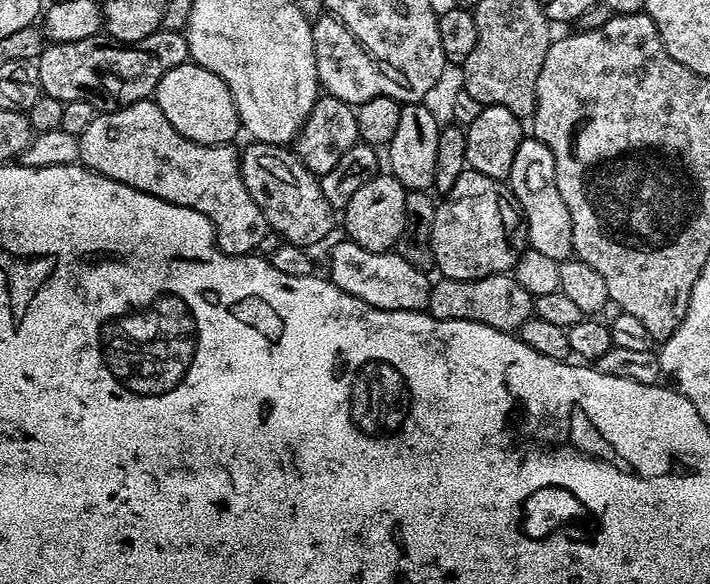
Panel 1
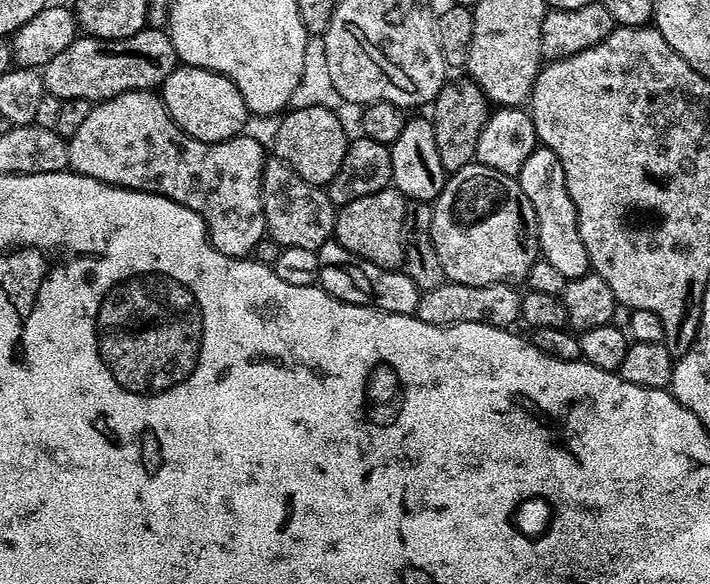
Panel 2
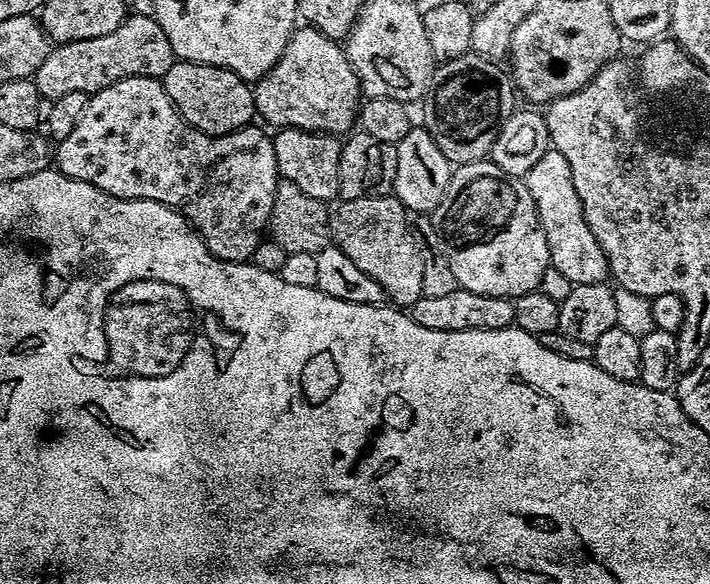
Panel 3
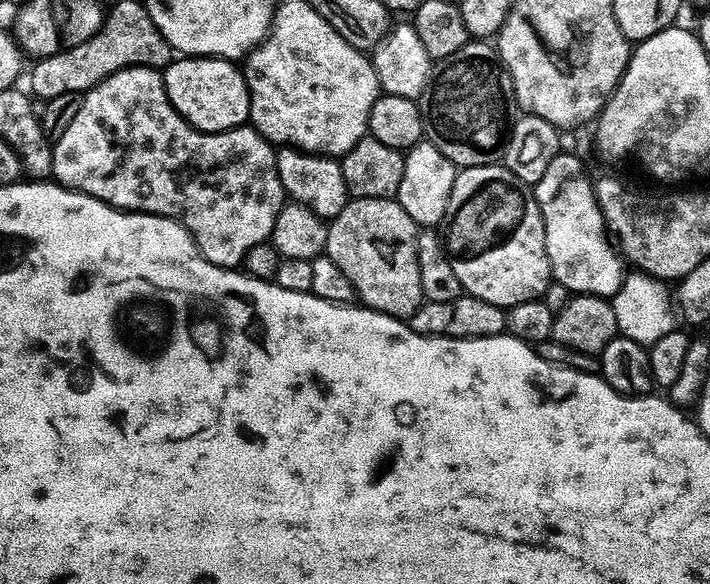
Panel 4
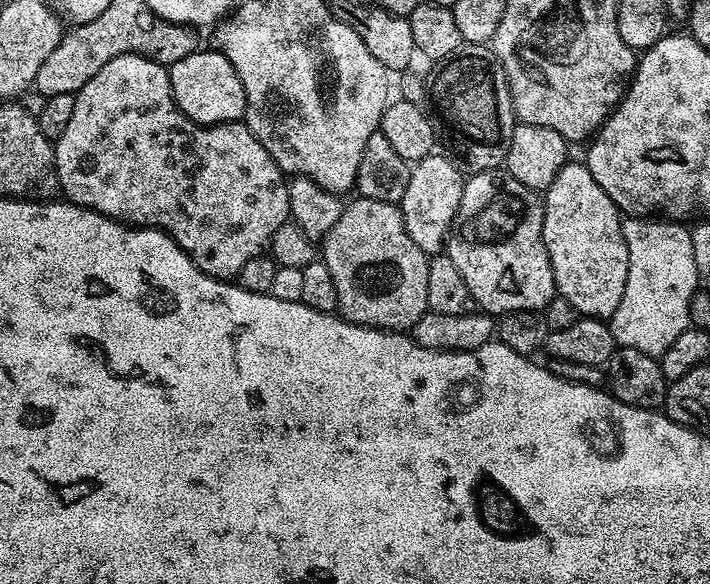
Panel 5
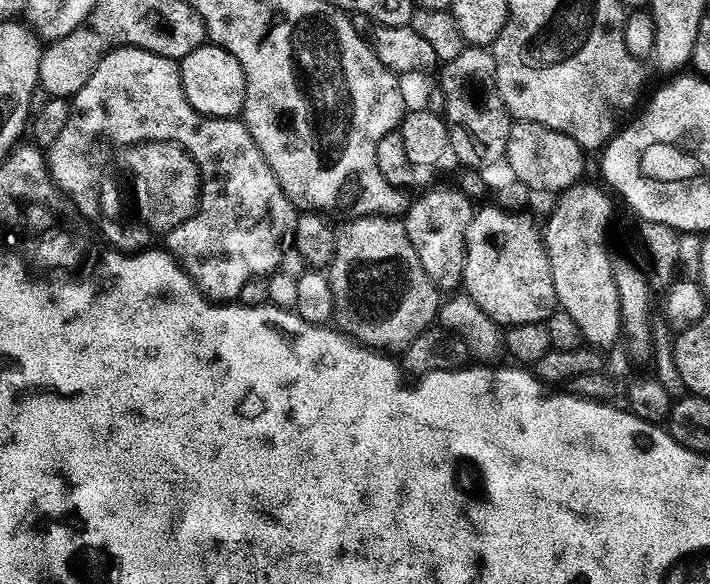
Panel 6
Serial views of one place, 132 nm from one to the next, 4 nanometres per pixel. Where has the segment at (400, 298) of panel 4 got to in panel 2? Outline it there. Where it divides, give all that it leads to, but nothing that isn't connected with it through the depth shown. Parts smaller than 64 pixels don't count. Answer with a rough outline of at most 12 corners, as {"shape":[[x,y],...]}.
{"shape":[[389,186],[336,214],[334,239],[361,260],[404,262],[406,197]]}

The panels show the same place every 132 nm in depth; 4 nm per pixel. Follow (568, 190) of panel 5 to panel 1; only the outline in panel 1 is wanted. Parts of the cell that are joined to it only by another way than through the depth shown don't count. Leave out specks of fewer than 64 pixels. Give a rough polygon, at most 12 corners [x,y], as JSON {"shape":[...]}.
{"shape":[[525,138],[506,183],[531,248],[573,255],[554,154]]}

